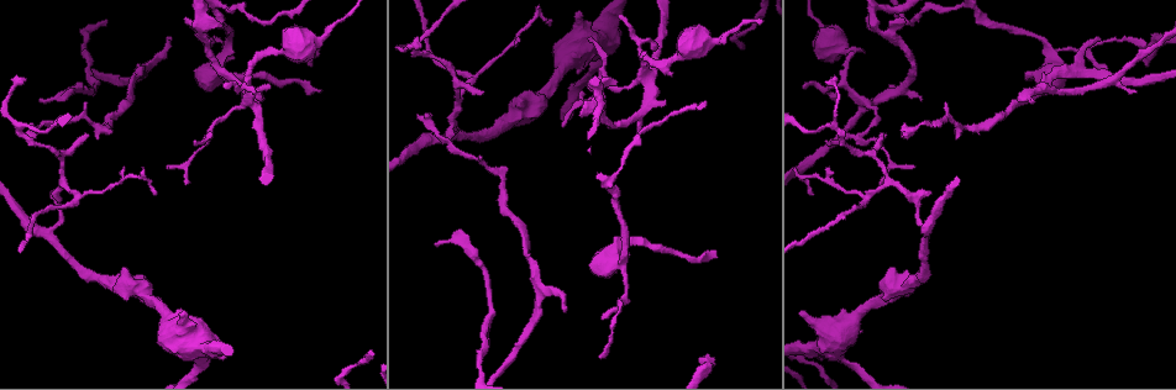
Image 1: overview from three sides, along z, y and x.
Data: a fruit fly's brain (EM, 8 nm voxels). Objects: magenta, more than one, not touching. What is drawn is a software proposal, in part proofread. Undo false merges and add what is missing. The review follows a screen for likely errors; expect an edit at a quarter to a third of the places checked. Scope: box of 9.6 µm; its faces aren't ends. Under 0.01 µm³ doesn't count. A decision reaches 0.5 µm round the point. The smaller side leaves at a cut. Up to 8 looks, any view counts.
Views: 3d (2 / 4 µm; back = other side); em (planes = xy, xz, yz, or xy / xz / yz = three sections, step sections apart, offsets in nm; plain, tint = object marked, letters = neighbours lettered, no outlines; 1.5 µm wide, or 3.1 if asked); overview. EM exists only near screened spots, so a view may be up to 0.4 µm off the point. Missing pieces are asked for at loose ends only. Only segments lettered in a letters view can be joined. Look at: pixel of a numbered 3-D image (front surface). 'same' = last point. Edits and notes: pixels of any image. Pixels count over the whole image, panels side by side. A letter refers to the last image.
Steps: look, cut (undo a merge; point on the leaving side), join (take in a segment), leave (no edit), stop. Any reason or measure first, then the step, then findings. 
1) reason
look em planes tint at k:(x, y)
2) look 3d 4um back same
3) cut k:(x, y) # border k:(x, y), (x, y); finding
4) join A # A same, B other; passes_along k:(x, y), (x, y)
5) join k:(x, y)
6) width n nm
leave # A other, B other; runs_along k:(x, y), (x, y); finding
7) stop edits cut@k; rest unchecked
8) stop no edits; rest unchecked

tapers out
look em planes plain at 1:(418, 114)

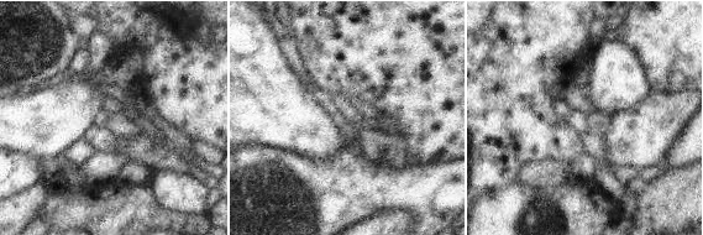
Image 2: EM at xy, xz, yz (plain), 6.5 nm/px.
look em planes letters same

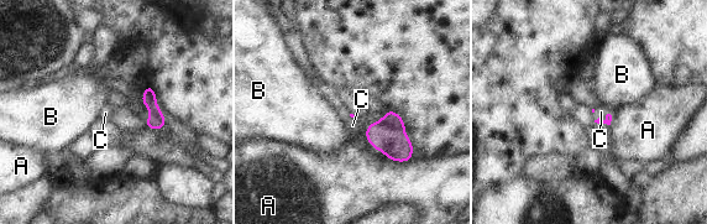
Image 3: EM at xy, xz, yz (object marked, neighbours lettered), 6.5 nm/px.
join C # A other, B other, C same; it goes on there

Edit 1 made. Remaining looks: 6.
redraw
look overview

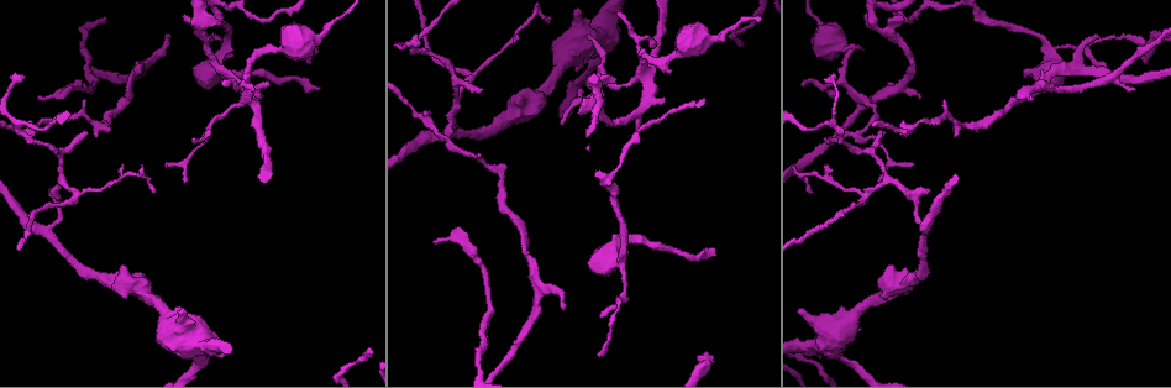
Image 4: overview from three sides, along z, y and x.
an open end
look em planes letters at 4:(1147, 63)

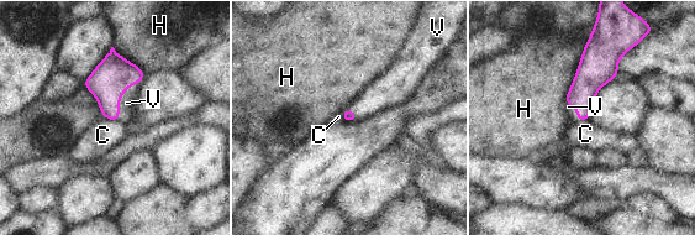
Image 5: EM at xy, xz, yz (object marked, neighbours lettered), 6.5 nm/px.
join V # C other, H other, V same; passes_along 5:(109, 81), (120, 98), (126, 103); the cell continues

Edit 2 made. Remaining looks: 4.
redraw
look overview

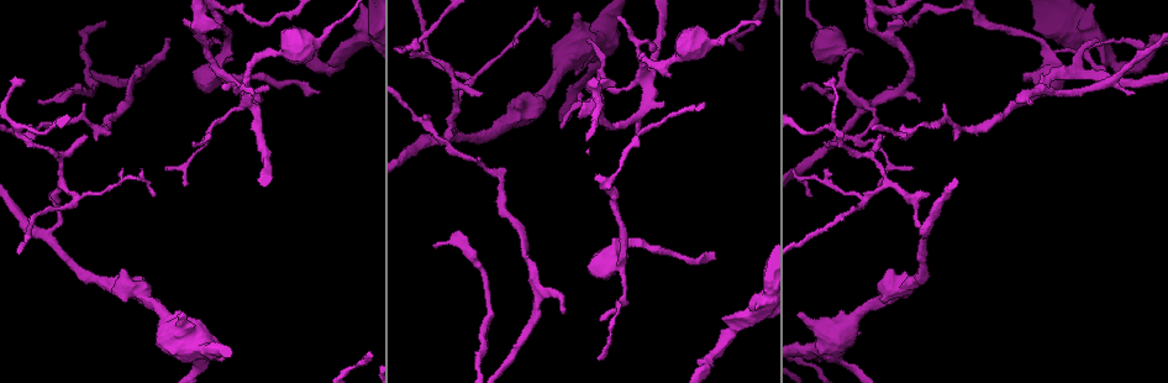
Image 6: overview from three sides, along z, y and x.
free end
look 3d 4um at 6:(712, 254)

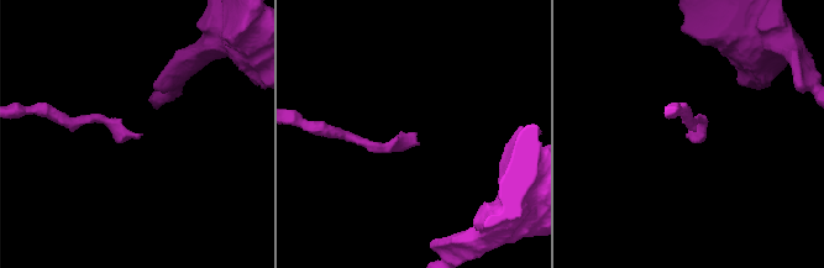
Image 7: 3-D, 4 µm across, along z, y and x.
shape alone is not enough
look em planes letters at 7:(135, 137)

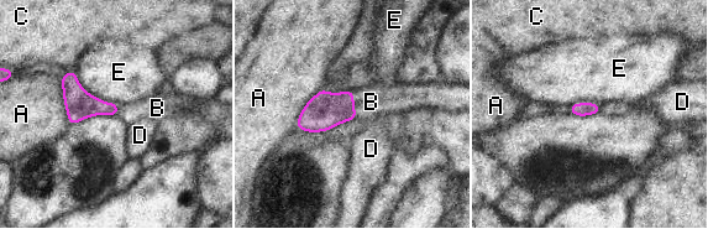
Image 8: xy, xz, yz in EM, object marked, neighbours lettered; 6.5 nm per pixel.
join B # A other, B same, C other, D other, E other; passes_along 8:(325, 110), (354, 104), (371, 102); the cell continues

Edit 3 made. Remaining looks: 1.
stop edits join@3, join@5, join@8; rest unchecked

